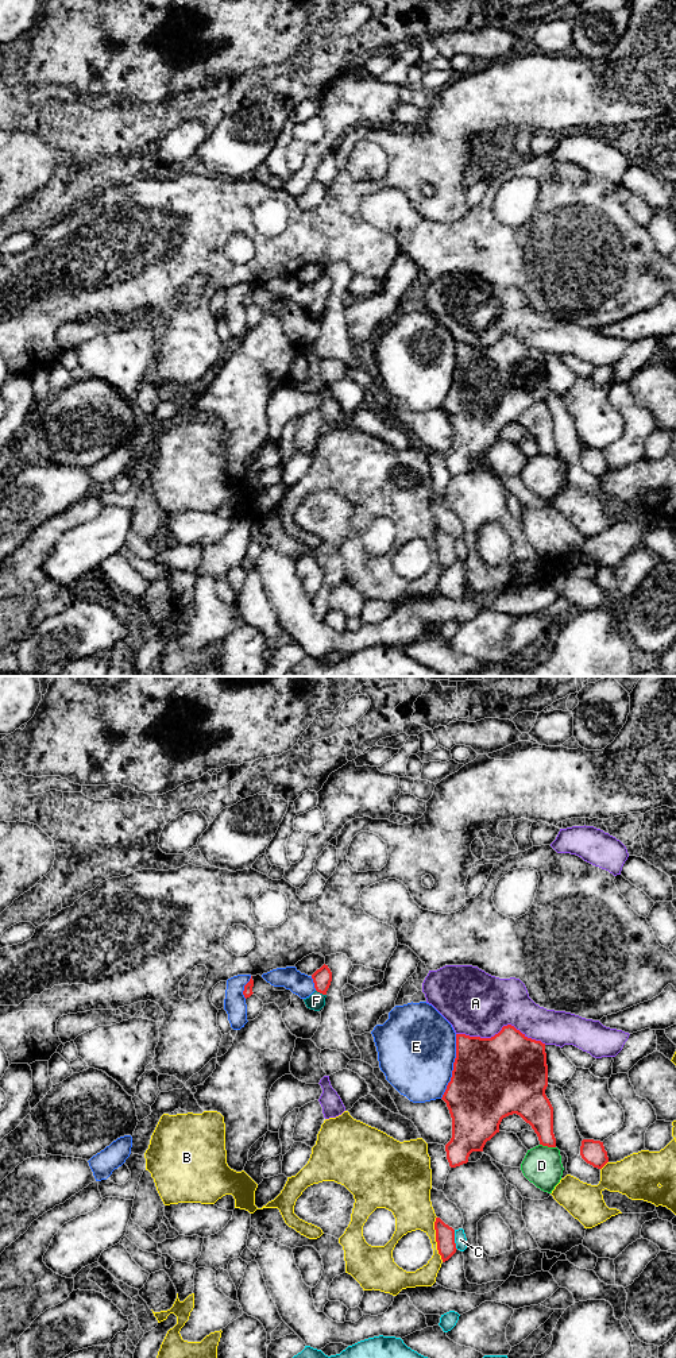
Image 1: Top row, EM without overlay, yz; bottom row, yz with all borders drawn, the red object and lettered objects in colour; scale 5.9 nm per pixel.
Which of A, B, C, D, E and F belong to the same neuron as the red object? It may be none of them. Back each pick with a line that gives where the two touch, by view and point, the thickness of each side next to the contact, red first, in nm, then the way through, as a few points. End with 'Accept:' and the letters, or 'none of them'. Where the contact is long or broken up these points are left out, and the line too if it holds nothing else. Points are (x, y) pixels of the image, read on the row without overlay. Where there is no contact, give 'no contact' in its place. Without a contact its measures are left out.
F: yz (321, 301) | 110/100 nm | across yz (321, 286), (321, 301), (316, 309)
Accept: F

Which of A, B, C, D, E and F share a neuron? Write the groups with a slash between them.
A / B / C / D / E / F

